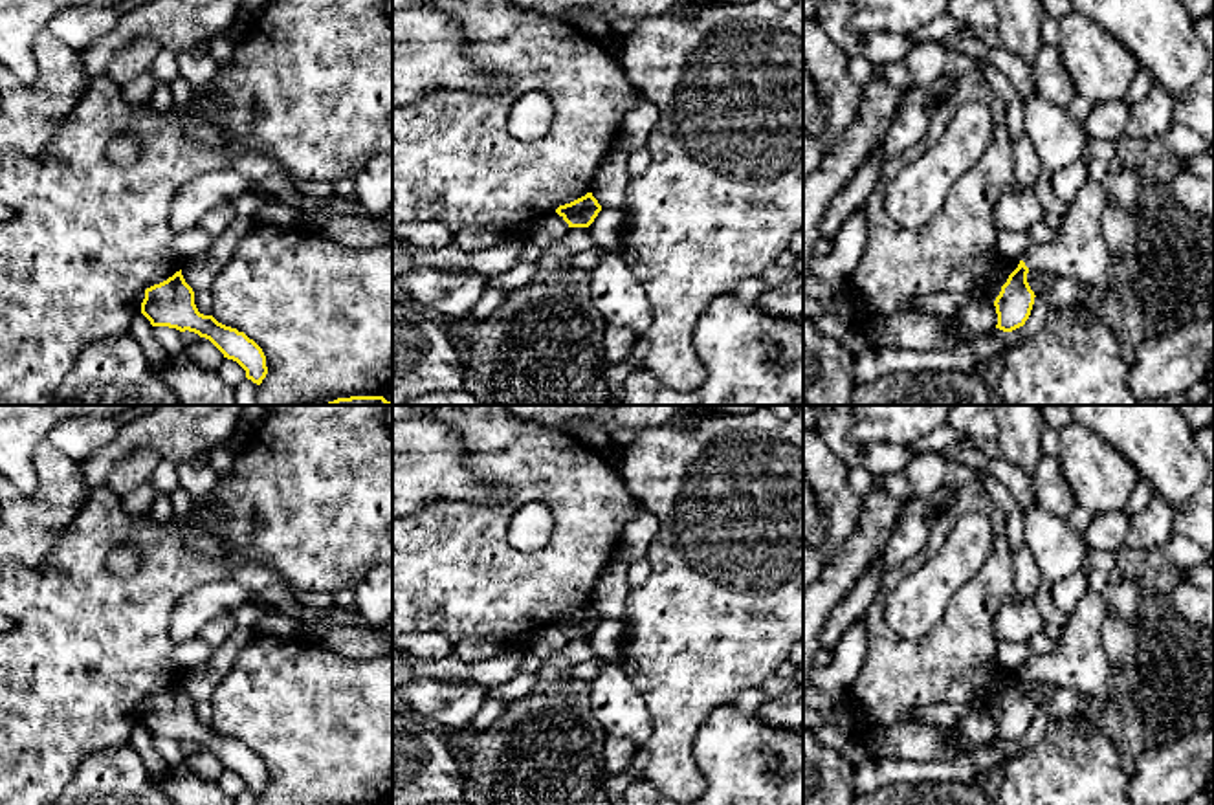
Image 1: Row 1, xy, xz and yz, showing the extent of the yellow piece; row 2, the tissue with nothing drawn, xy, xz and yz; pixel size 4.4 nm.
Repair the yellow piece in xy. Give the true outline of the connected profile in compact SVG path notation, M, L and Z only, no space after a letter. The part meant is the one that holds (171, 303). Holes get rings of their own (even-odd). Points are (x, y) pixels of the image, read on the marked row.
M182 270L145 290L141 314L152 326L189 330L209 339L224 358L237 361L246 370L246 378L257 385L268 374L266 356L253 339L237 328L218 323L213 315L198 312L194 292L185 282Z

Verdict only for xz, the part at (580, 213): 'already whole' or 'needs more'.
already whole

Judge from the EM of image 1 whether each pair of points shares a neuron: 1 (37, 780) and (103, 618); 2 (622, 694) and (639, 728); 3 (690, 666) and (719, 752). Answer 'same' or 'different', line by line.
1: same
2: same
3: different

